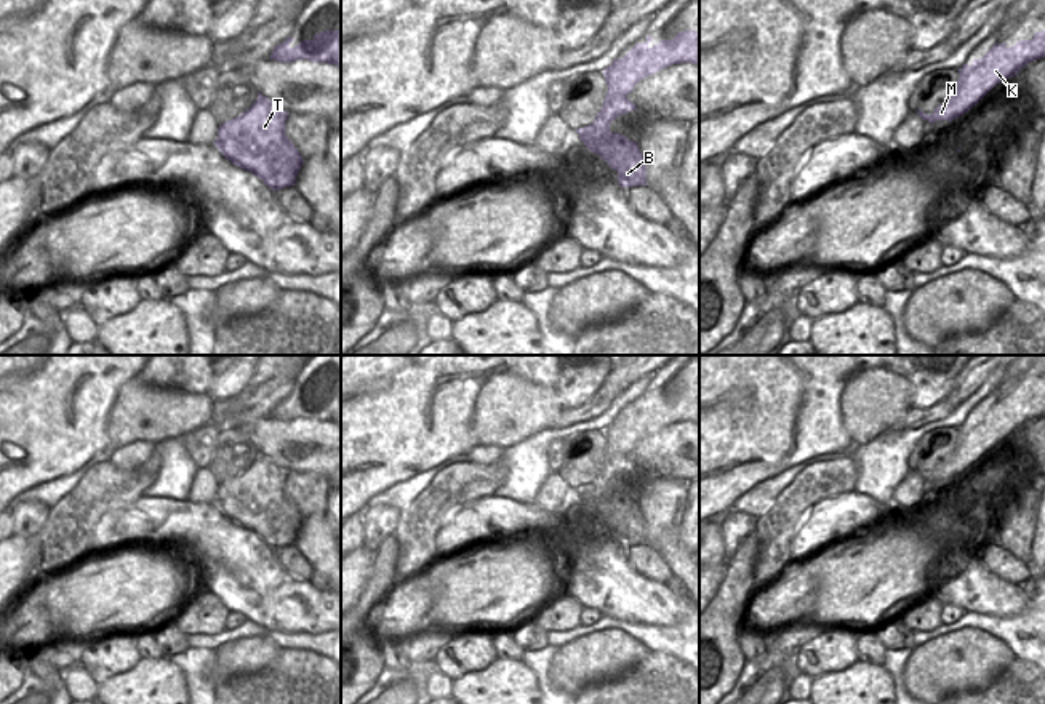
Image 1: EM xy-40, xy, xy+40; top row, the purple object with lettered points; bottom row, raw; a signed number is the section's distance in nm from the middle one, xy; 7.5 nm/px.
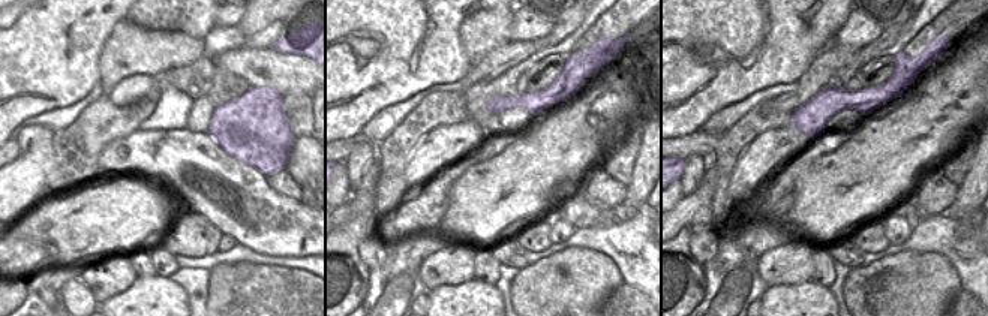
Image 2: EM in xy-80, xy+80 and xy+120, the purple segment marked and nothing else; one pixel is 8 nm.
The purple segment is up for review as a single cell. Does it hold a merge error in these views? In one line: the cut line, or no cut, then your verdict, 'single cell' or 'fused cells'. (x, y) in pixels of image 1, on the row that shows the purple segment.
xy (624, 96), (615, 96), (604, 106) | fused cells

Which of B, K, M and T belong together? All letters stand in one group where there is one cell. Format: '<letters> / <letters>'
B T / K M

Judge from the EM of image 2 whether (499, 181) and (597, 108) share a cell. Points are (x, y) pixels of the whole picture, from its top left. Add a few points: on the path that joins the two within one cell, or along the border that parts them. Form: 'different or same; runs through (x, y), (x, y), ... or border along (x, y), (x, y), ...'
same; runs through (523, 174), (573, 125)

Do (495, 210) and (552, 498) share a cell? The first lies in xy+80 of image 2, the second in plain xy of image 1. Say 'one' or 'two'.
two

